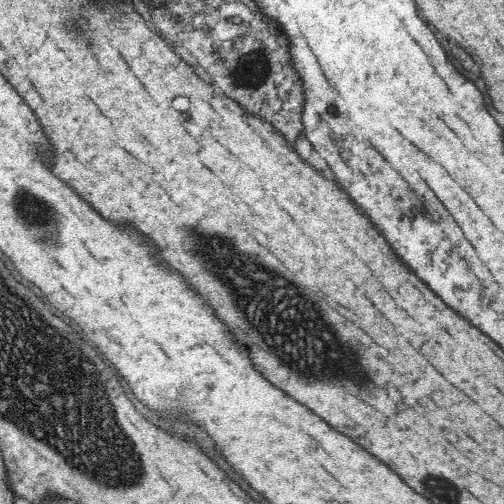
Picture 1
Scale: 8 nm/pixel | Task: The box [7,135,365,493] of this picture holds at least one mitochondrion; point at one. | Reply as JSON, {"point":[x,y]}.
{"point":[35,214]}

